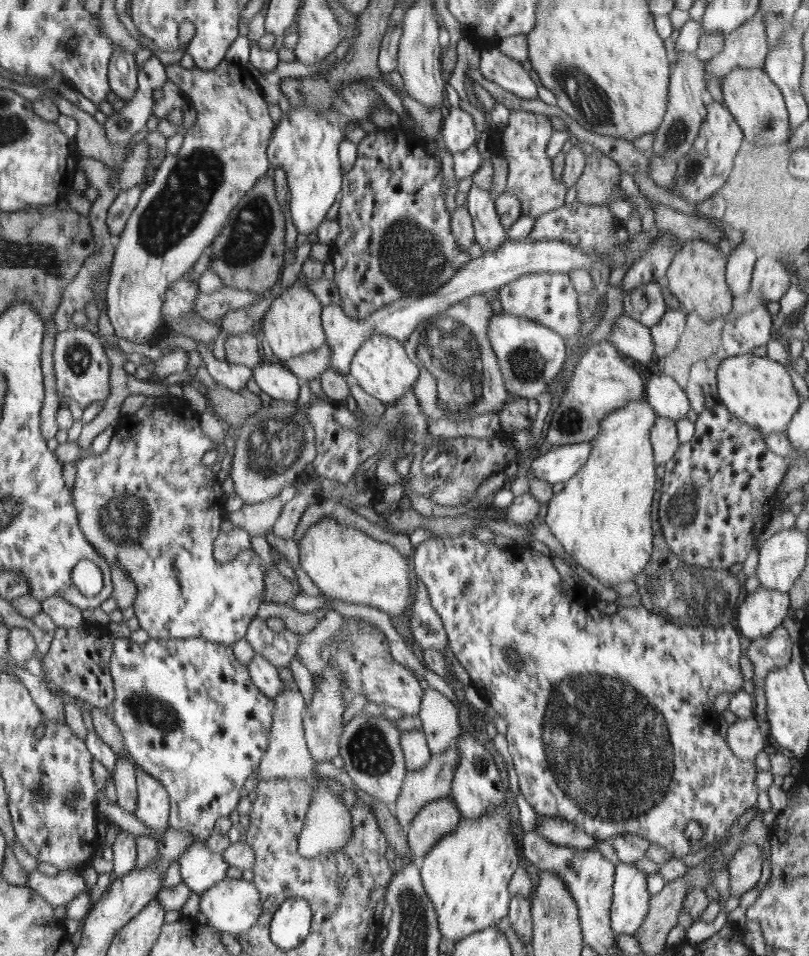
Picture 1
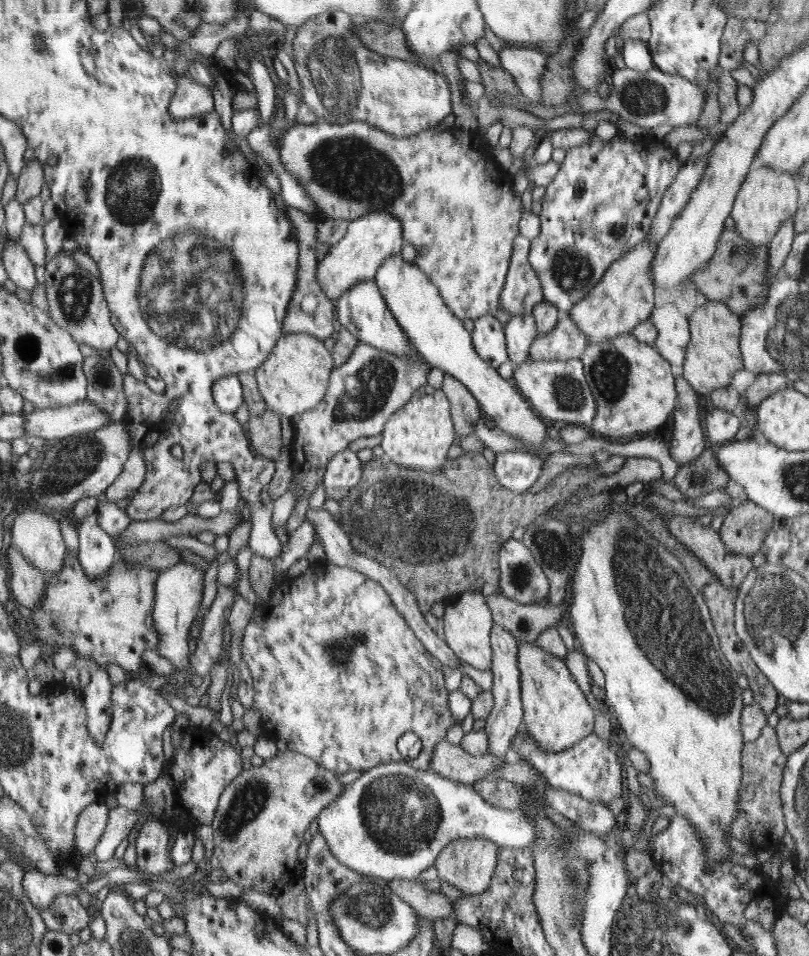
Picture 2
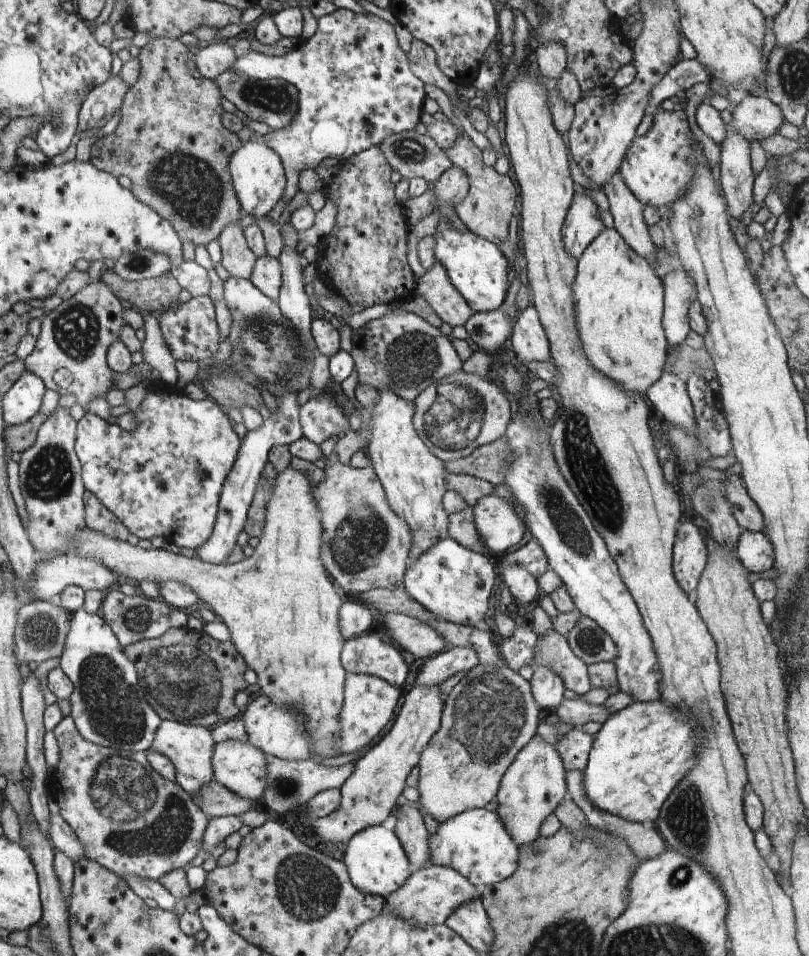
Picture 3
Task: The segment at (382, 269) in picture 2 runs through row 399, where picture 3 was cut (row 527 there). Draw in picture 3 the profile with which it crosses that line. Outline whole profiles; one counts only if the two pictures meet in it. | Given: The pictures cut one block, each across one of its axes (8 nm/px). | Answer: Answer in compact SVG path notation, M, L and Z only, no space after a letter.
M488 495L473 506L474 524L487 551L510 552L524 538L525 524L510 508L514 503L497 495Z

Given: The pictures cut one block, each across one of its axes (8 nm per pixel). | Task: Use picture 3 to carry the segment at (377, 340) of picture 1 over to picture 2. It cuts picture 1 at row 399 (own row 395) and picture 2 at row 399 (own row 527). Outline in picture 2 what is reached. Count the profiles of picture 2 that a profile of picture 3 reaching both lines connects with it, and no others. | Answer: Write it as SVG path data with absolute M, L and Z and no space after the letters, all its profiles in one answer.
M423 386L416 390L410 402L388 419L382 431L381 447L390 462L398 467L435 471L447 463L446 454L454 442L454 428L450 418L450 405L442 389Z

